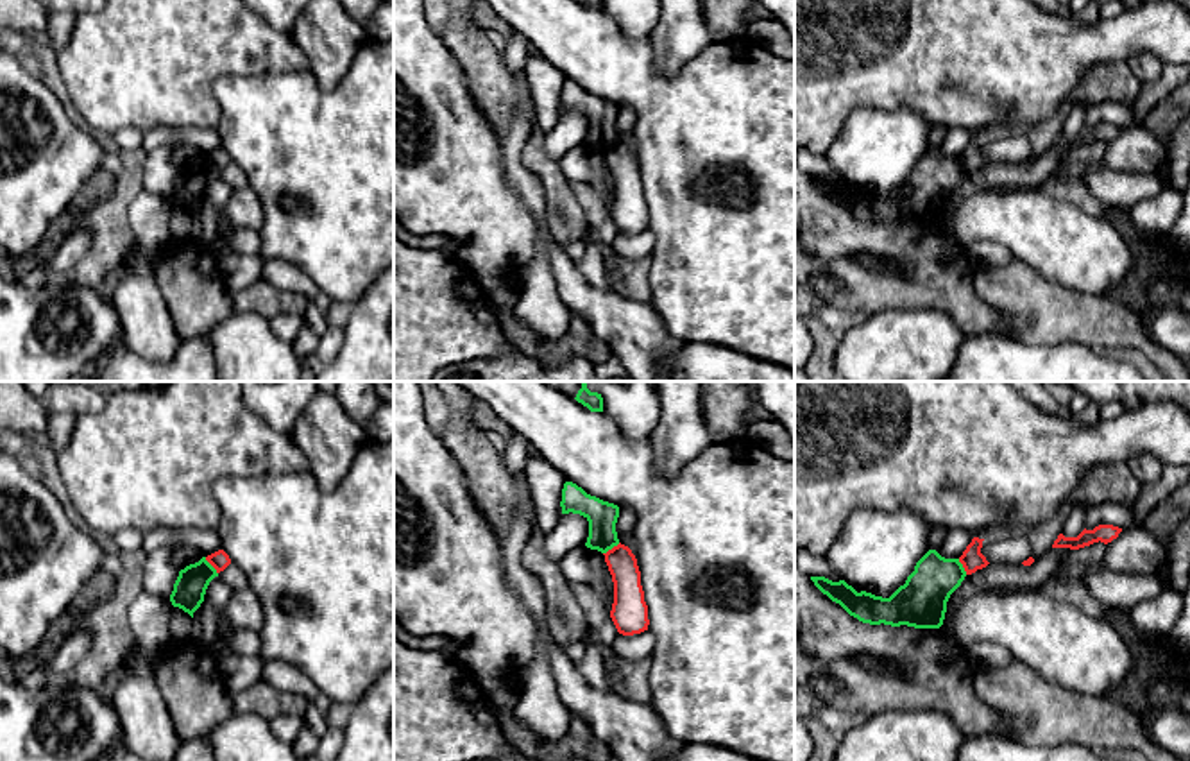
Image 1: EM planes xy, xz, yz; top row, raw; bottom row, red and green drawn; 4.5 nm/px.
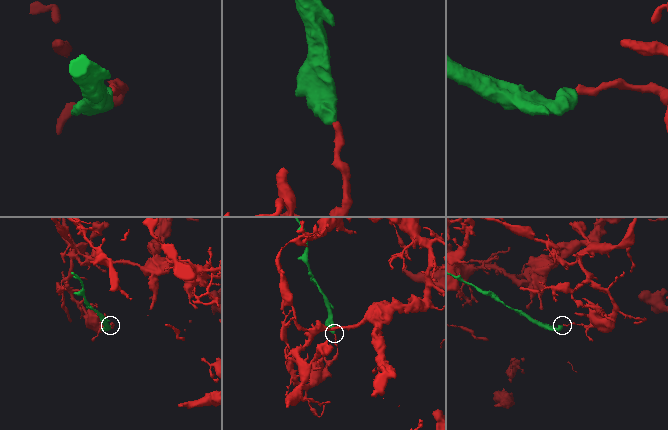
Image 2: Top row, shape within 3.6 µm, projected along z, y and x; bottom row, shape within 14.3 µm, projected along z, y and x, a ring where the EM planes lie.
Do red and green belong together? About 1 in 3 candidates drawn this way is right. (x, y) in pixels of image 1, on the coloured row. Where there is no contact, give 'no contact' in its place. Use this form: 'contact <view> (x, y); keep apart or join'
contact xy (212, 564); keep apart

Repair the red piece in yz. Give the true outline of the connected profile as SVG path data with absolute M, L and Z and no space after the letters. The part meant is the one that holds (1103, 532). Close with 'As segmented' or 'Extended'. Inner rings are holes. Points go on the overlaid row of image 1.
M1099 525L1093 530L1083 530L1077 537L1065 537L1063 534L1058 535L1054 541L1052 548L1070 548L1070 550L1079 550L1084 546L1090 546L1093 543L1111 543L1113 539L1118 537L1122 528L1113 526L1113 525Z. As segmented

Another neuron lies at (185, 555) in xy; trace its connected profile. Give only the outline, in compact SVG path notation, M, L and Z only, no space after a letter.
M190 544L177 546L174 553L174 564L177 566L179 571L190 564L199 562L200 559L202 559L202 553Z

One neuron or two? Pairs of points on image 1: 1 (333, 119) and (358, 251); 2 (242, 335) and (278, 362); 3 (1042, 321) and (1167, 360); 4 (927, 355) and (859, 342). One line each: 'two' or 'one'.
1: one
2: one
3: one
4: one

